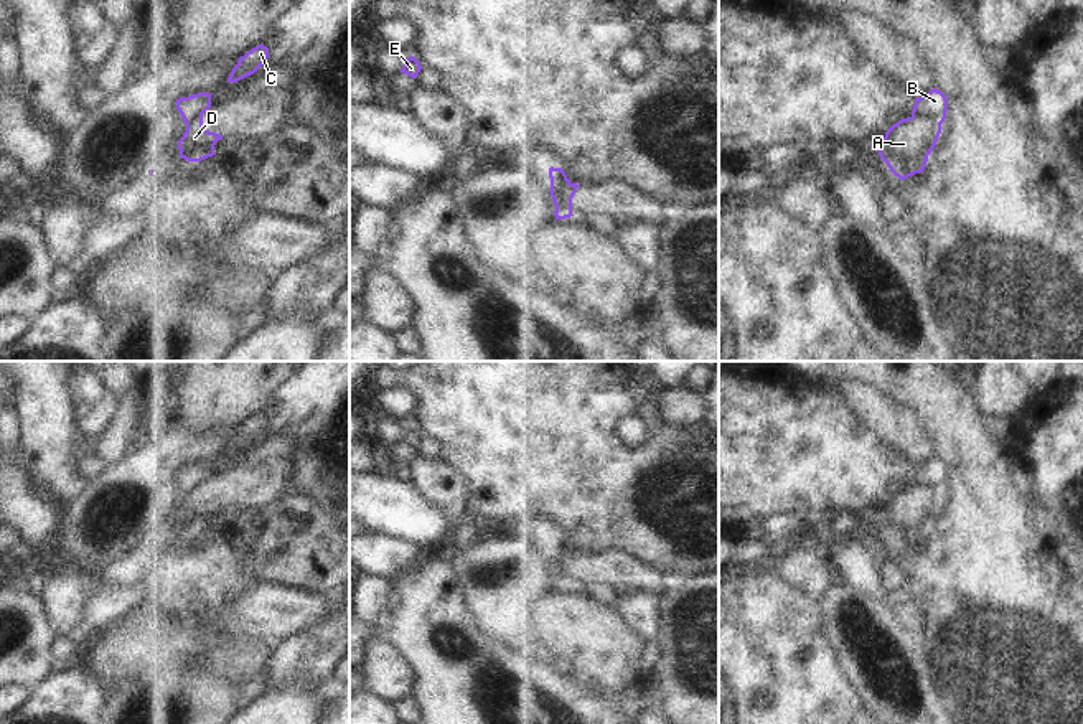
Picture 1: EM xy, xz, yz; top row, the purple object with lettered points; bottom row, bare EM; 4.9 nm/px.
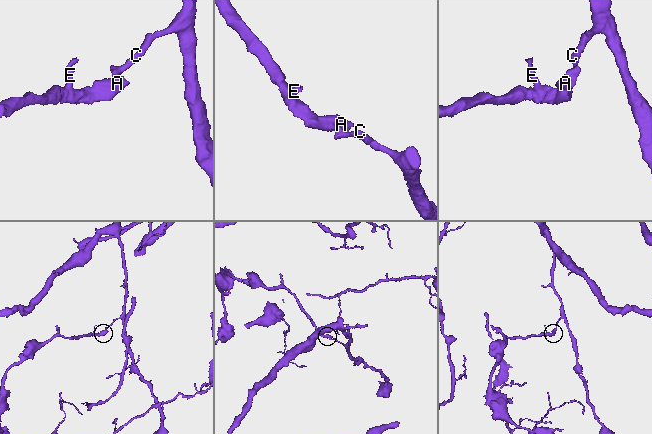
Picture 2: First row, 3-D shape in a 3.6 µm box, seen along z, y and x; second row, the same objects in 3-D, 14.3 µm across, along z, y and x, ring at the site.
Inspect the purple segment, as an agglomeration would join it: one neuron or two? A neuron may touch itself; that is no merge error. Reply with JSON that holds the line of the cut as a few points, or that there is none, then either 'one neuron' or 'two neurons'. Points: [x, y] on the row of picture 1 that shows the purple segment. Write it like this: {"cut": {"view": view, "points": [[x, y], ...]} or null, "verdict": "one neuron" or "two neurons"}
{"cut": {"view": "xz", "points": [[551, 180], [559, 185], [564, 205], [571, 211]]}, "verdict": "two neurons"}

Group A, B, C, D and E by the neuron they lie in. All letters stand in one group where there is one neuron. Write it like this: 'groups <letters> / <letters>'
groups A D E / B C

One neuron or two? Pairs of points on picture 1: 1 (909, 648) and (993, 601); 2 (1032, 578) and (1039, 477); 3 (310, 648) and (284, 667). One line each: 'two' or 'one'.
1: two
2: two
3: one

